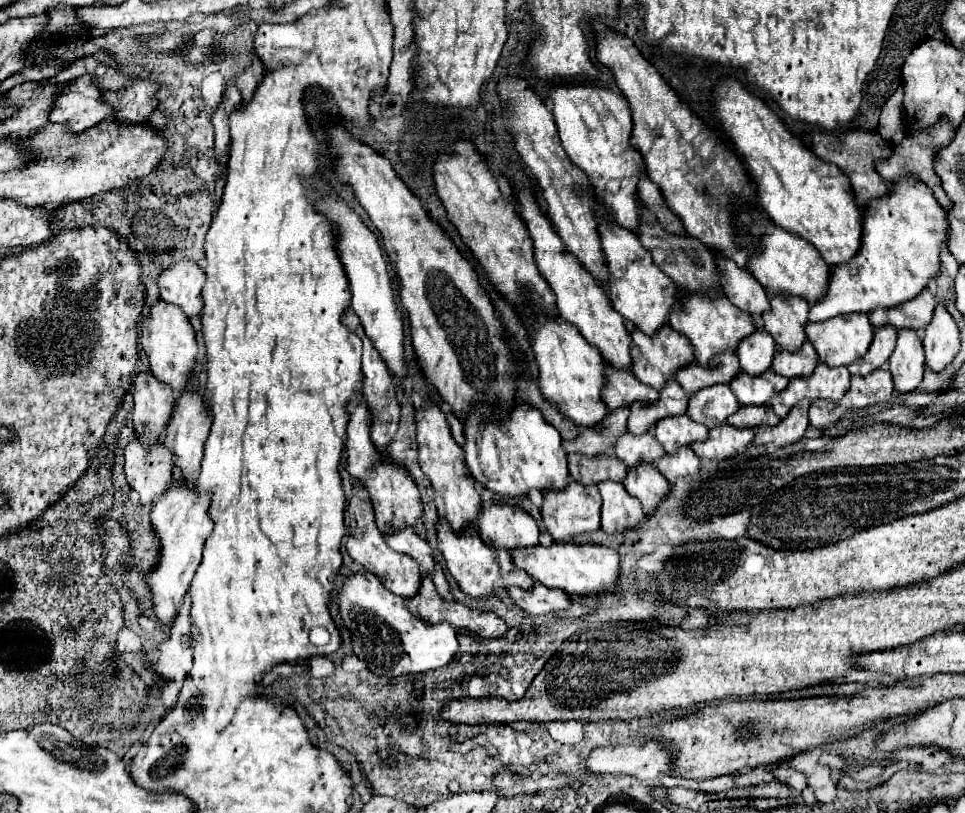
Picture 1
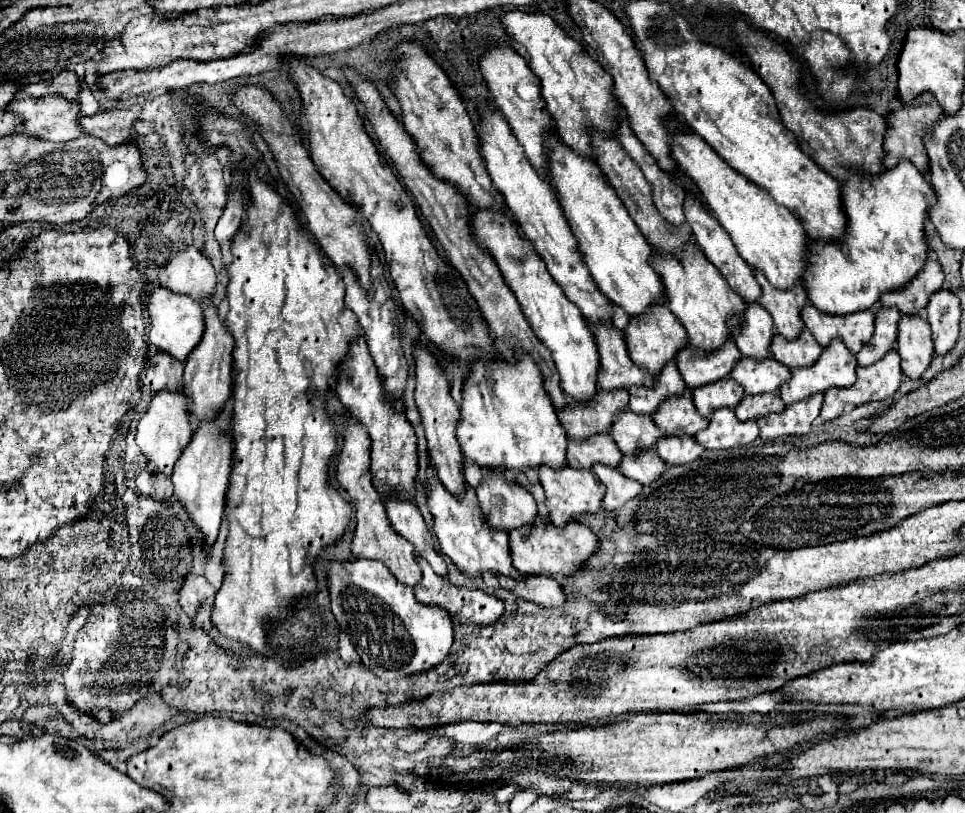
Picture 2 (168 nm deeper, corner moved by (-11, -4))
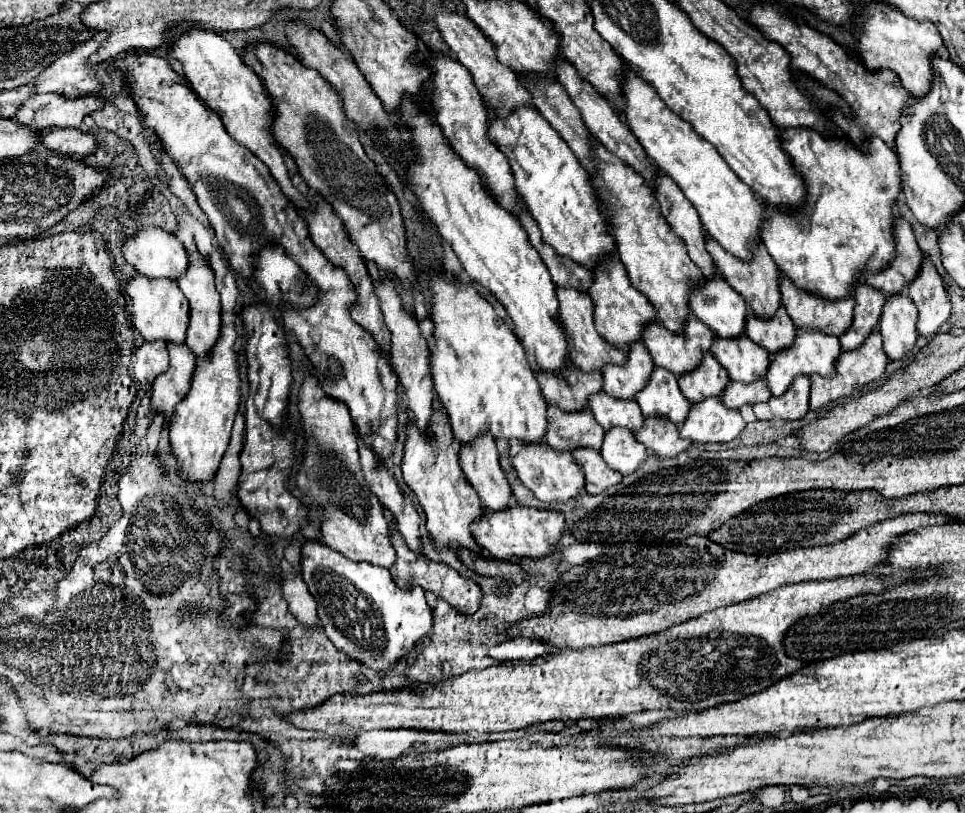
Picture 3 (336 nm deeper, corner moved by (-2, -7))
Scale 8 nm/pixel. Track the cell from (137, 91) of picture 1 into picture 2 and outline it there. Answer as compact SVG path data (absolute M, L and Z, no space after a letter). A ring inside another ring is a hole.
M133 104L131 108L113 108L105 112L97 112L93 116L83 116L79 122L83 130L91 136L103 138L103 142L115 146L131 140L133 124L139 120L141 106Z

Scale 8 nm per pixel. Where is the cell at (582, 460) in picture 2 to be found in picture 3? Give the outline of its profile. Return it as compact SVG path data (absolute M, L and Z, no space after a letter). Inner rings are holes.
M548 405L548 431L544 441L558 451L572 451L578 447L600 449L604 429L594 421L590 409L566 413L556 405Z

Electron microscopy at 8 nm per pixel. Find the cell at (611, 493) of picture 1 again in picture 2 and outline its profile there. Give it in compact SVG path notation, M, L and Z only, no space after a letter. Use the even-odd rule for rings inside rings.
M595 466L593 472L607 486L607 494L605 494L605 500L603 500L603 506L607 510L619 510L631 498L641 494L639 482L623 476L619 470L607 470L607 466Z

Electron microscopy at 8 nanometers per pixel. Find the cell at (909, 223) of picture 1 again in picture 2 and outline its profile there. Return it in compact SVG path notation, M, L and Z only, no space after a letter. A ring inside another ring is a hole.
M905 160L875 180L851 178L841 192L849 218L847 234L841 244L811 242L815 258L811 258L811 278L805 286L811 304L829 316L869 310L885 292L905 288L923 270L929 258L925 222L937 202L927 178Z

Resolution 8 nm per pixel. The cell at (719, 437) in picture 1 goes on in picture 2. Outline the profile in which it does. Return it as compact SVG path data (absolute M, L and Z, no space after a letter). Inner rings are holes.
M717 410L709 418L709 428L695 434L695 440L707 450L729 450L735 446L747 446L759 436L757 422L739 422L733 410Z

